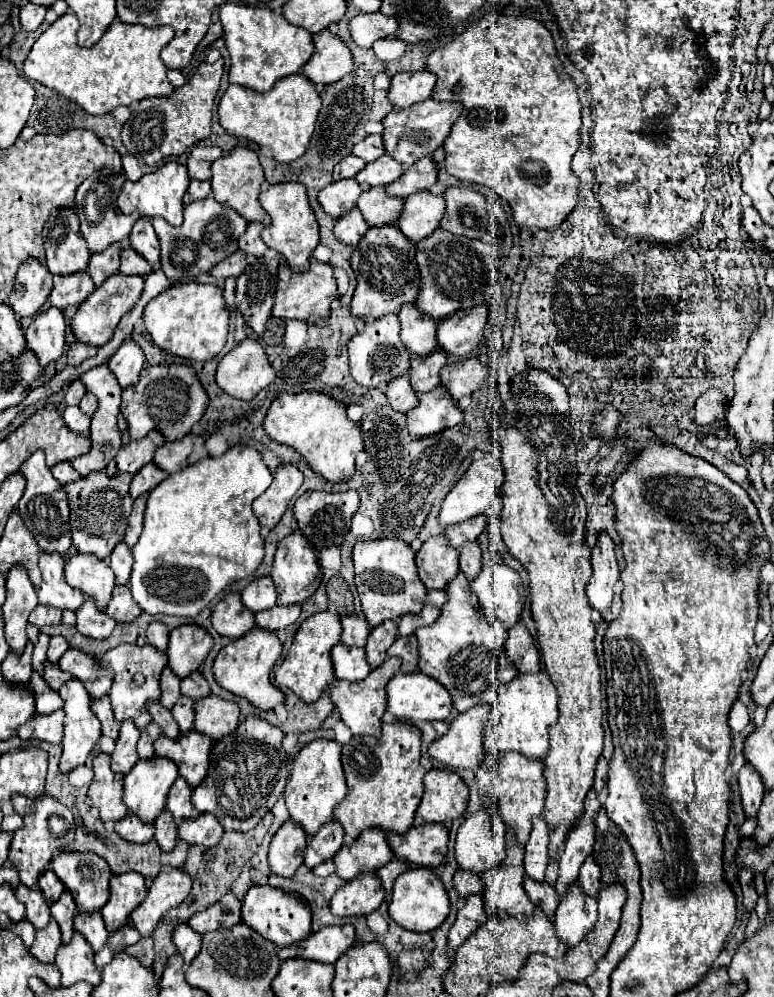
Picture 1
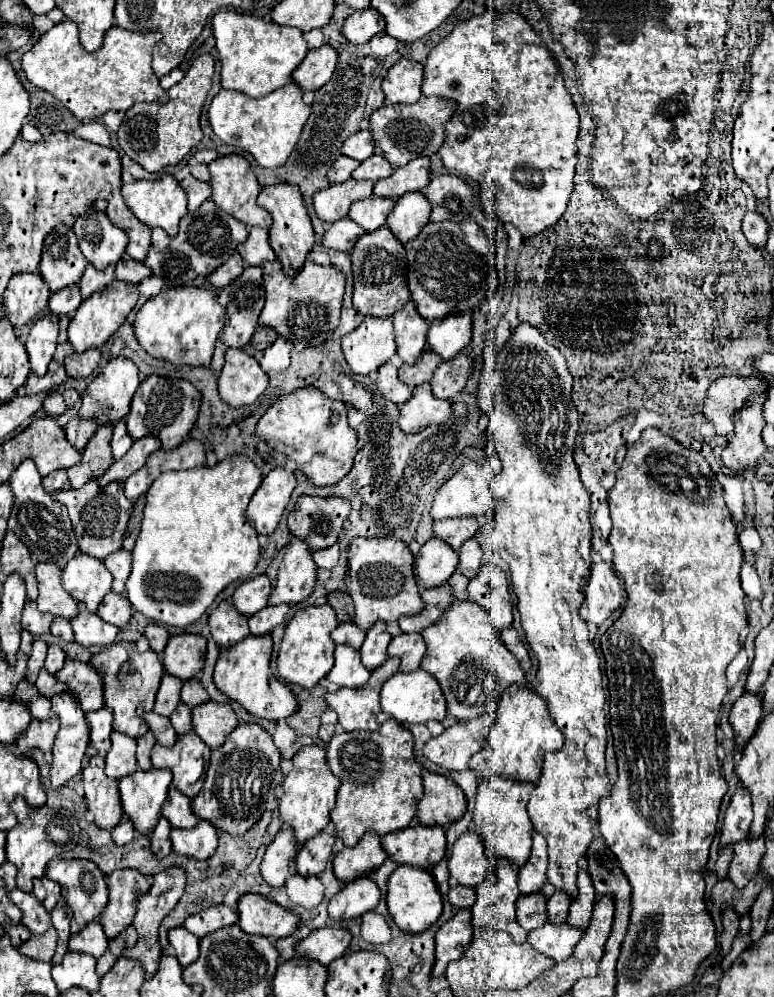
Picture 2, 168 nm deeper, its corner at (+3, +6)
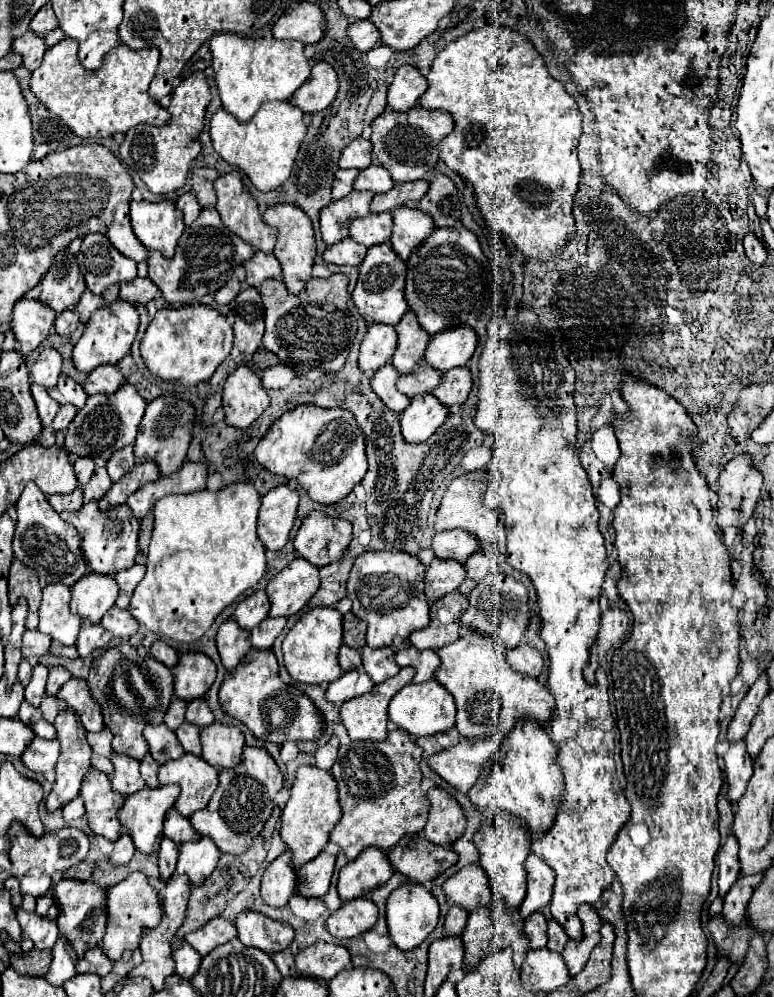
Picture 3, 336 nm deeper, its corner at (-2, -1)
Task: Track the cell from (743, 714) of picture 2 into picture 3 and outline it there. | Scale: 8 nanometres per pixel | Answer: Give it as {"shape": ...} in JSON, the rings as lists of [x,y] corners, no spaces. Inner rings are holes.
{"shape":[[[735,742],[725,754],[725,782],[727,782],[727,800],[731,806],[745,794],[747,782],[753,774],[753,762],[747,756],[745,742]]]}

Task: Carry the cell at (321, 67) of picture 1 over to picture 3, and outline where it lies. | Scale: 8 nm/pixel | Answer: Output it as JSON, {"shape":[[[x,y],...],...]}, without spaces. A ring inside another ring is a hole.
{"shape":[[[317,62],[311,68],[309,80],[291,96],[291,104],[301,108],[305,114],[315,114],[331,106],[335,100],[339,82],[335,70],[327,62]]]}

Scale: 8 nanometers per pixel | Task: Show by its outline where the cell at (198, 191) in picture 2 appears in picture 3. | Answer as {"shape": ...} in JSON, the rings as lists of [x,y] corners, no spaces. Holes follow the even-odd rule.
{"shape":[[[187,192],[187,194],[179,196],[179,200],[177,200],[175,206],[183,212],[183,222],[185,222],[185,226],[191,226],[191,224],[197,220],[199,212],[201,212],[199,202],[195,200],[195,194],[193,194],[193,192]]]}

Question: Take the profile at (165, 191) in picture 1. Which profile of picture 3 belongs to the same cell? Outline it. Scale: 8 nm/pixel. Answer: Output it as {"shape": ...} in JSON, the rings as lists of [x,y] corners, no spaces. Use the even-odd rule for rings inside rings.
{"shape":[[[131,202],[131,226],[147,250],[157,250],[165,258],[173,258],[177,240],[185,228],[183,220],[179,220],[179,212],[175,212],[175,204],[171,202]]]}

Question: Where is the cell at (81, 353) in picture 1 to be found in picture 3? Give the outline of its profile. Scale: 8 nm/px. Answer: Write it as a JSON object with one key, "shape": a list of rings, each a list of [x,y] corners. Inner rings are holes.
{"shape":[[[107,364],[107,366],[97,368],[95,372],[91,372],[91,376],[87,376],[85,390],[89,394],[107,394],[107,396],[111,396],[125,382],[127,382],[127,378],[123,376],[123,372],[117,366]]]}

